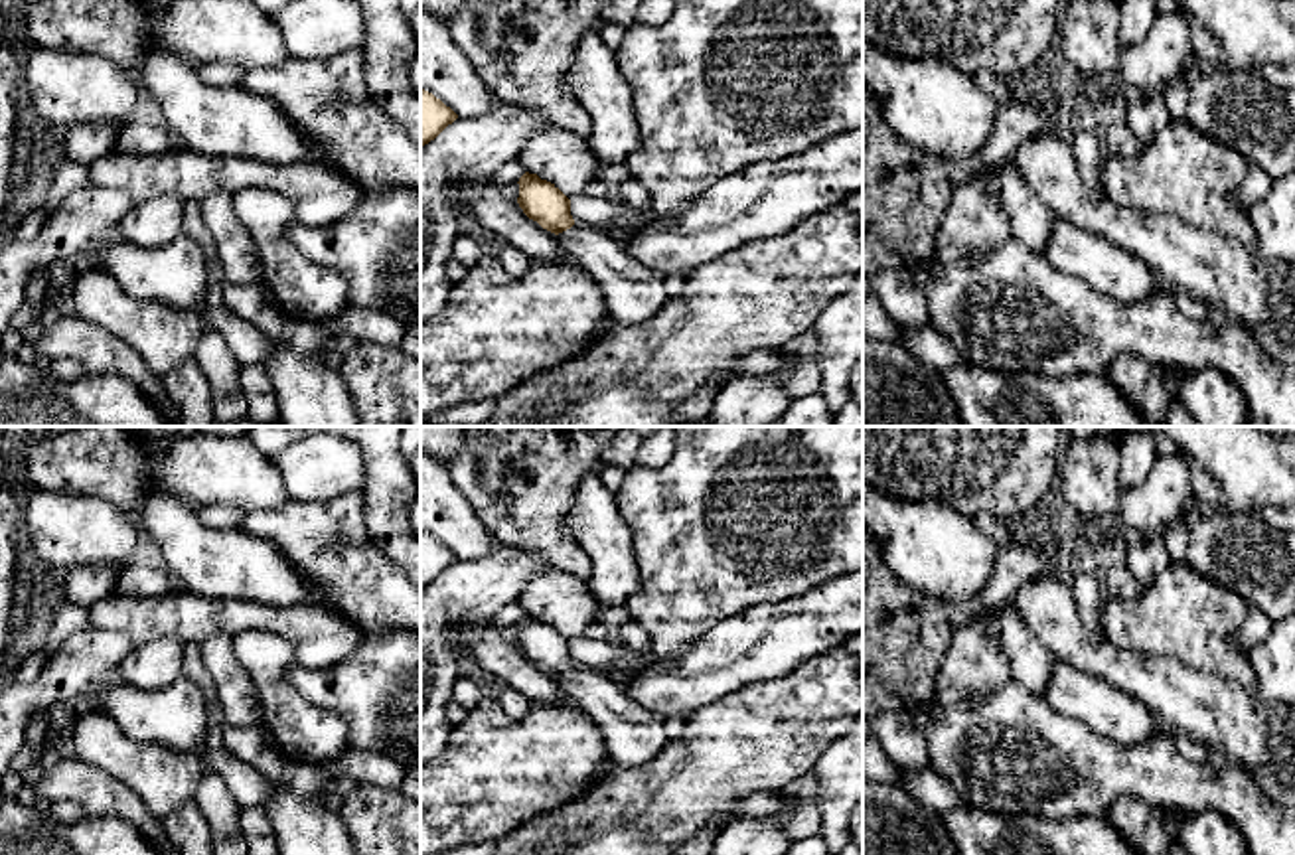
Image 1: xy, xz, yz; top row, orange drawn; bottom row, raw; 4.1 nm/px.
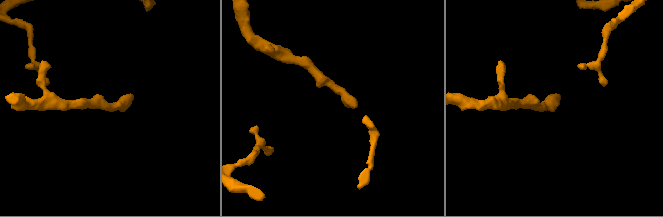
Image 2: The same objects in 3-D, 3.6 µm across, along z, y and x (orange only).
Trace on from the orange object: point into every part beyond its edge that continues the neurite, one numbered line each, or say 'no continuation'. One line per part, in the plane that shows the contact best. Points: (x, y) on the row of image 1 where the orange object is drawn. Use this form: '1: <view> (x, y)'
1: xz (632, 293)

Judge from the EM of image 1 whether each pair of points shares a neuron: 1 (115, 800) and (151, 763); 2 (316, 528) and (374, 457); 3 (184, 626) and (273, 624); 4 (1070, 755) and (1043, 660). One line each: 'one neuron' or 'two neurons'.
1: two neurons
2: two neurons
3: one neuron
4: two neurons

